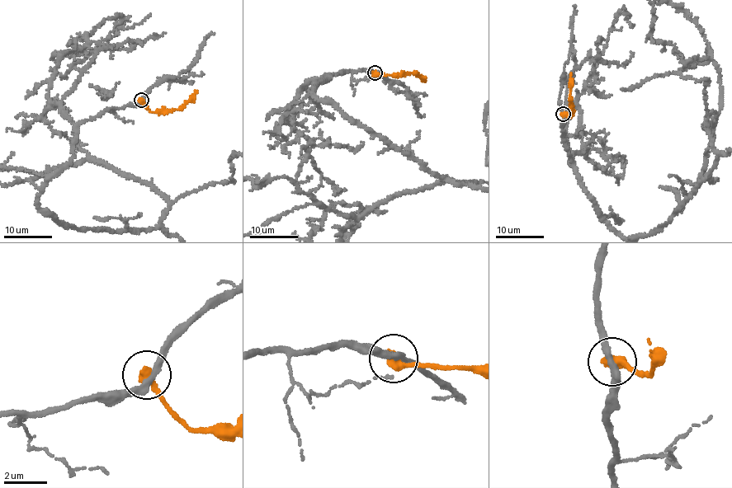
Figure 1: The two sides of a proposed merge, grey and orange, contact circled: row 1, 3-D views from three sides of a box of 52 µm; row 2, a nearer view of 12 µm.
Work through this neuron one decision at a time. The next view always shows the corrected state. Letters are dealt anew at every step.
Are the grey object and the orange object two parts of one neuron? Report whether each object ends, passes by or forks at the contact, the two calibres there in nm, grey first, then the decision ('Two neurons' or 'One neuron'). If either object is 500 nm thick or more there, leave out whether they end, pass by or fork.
Thickness 300 nm (grey) against 500 nm. Two neurons

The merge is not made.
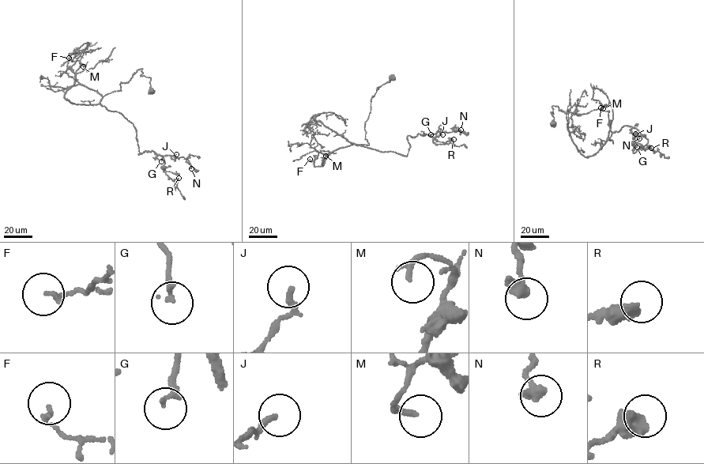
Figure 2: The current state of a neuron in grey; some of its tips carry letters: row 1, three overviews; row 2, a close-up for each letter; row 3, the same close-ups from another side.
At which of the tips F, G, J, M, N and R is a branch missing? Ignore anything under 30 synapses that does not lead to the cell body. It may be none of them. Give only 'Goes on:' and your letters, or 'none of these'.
Goes on: none of these

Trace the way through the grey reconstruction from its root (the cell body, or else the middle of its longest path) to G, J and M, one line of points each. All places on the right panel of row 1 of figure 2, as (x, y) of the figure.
G: (553, 123), (553, 106), (608, 111), (611, 132), (629, 126), (648, 140), (637, 147)
J: (553, 123), (553, 106), (600, 109), (609, 111), (611, 132), (629, 126), (648, 140), (634, 152), (635, 133)
M: (553, 123), (553, 106), (577, 115), (608, 111), (609, 125), (612, 109), (608, 104), (603, 108)

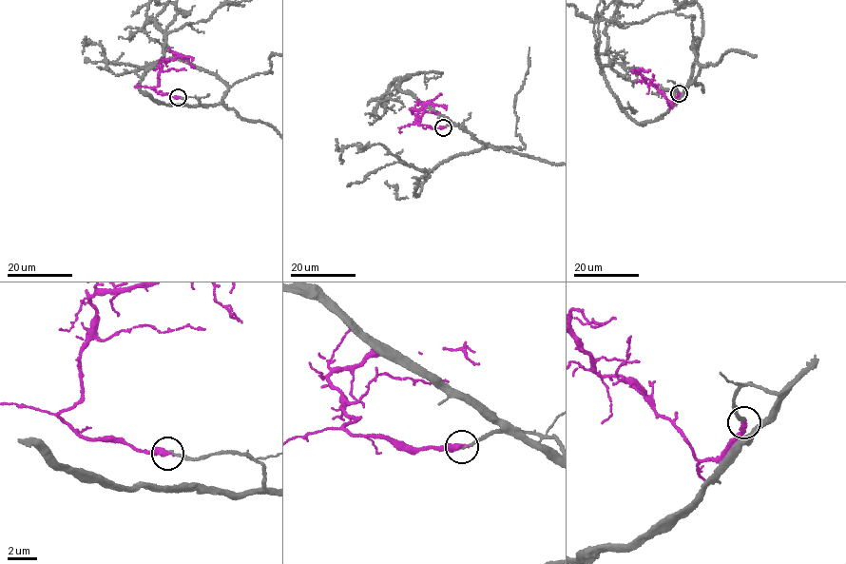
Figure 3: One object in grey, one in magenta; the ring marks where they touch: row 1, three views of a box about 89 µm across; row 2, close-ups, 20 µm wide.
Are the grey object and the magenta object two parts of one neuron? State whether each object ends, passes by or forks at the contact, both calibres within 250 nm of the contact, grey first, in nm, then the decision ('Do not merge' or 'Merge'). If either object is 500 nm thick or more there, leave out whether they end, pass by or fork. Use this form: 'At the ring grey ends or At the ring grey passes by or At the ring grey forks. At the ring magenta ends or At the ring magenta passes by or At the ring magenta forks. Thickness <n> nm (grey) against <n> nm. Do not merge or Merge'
At the ring grey ends. At the ring magenta ends. Thickness 200 nm (grey) against 440 nm. Merge

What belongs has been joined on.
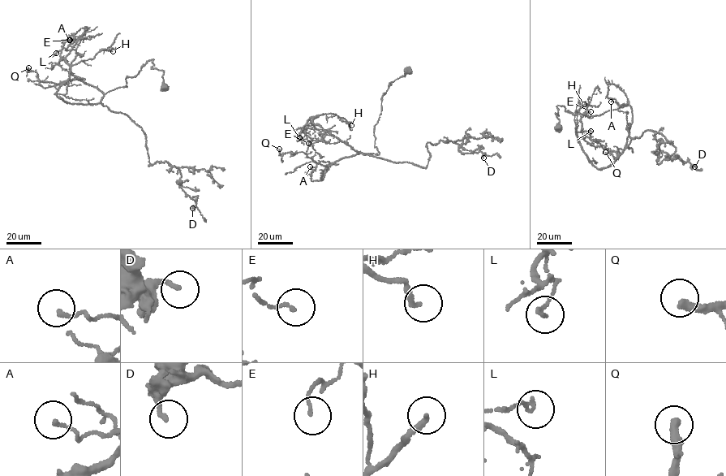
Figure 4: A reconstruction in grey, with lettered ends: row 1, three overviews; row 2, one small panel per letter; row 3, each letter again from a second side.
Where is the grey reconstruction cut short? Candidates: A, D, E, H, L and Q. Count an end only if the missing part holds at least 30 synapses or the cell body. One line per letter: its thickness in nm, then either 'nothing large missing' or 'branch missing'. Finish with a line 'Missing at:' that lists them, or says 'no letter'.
A: calibre 130 nm; nothing large missing
D: calibre 150 nm; nothing large missing
E: calibre 110 nm; nothing large missing
H: calibre 200 nm; branch missing
L: calibre 130 nm; nothing large missing
Q: calibre 320 nm; branch missing
Missing at: H, Q

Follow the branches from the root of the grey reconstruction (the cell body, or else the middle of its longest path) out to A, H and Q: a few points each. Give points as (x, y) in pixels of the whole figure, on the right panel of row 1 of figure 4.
A: (558, 127), (558, 106), (589, 116), (627, 111), (627, 130), (629, 101), (611, 101)
H: (558, 127), (558, 106), (627, 111), (630, 140), (613, 163), (596, 168), (580, 144), (584, 104)
Q: (558, 127), (558, 106), (589, 116), (627, 111), (624, 149), (618, 158), (616, 152), (605, 152)

